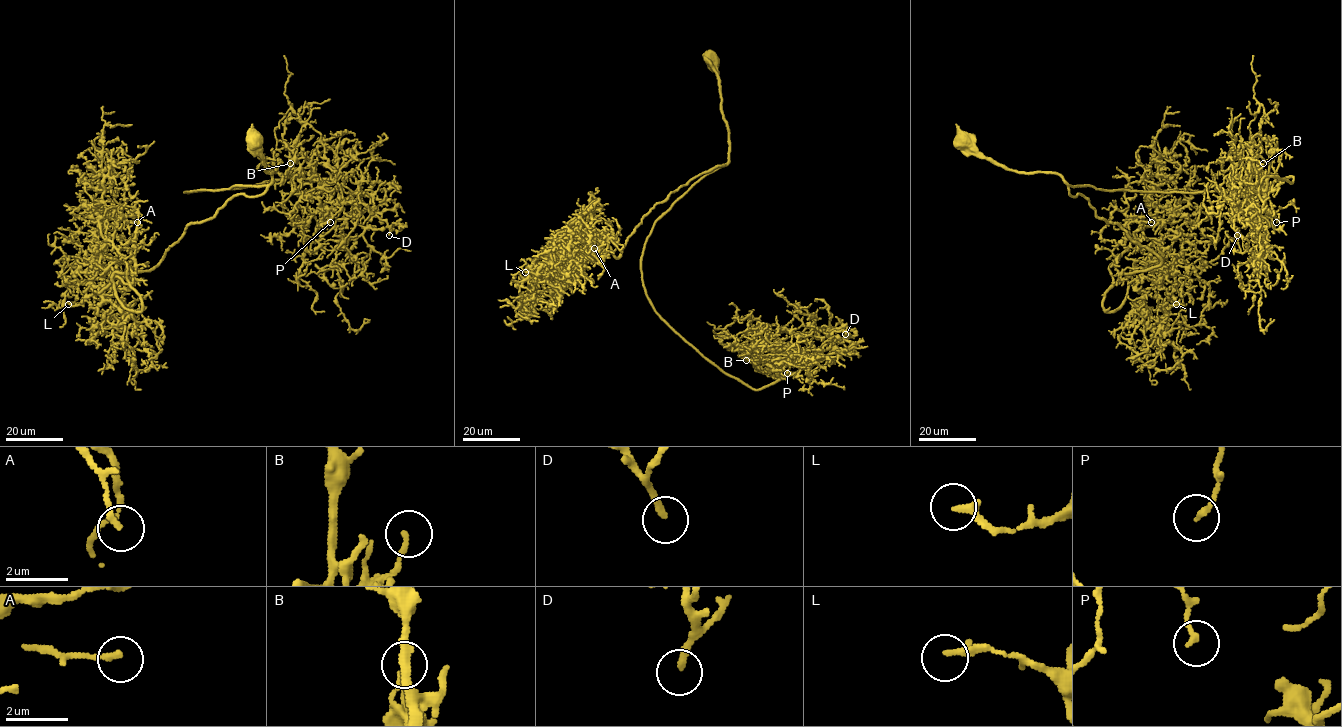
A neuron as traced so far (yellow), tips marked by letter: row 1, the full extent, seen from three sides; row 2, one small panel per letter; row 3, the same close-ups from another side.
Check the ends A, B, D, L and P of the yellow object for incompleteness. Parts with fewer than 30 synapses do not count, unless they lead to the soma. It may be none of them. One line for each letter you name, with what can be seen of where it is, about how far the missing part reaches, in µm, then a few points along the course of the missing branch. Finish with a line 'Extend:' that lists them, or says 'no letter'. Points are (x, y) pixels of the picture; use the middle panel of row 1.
D: at (845, 334); about 15 µm are missing; missing branch runs (845, 334), (855, 333), (867, 338)
Extend: D

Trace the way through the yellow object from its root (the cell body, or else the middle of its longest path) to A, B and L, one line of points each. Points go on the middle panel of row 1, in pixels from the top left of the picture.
A: (711, 59), (729, 160), (658, 202), (617, 257), (568, 223), (598, 199), (583, 205), (569, 228), (594, 248)
B: (711, 59), (729, 160), (656, 221), (641, 280), (677, 332), (750, 387), (803, 366), (779, 346), (746, 360)
L: (711, 59), (729, 160), (658, 202), (617, 257), (581, 220), (568, 223), (598, 199), (525, 272)

